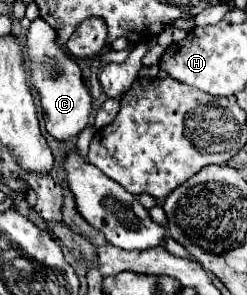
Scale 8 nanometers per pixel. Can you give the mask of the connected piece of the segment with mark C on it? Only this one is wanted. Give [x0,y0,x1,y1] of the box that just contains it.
[26,18,92,140]

